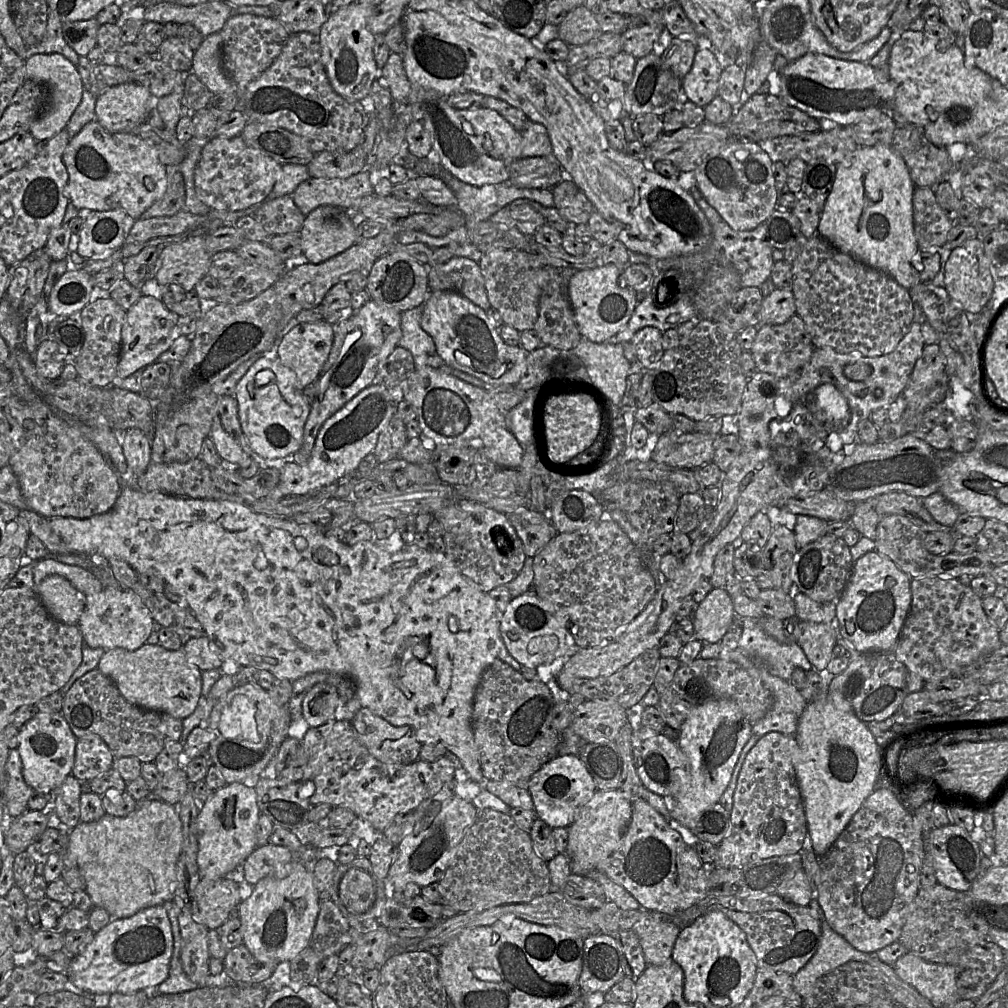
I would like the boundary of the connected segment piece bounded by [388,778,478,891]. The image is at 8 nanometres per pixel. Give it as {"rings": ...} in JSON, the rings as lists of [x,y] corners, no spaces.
{"rings":[[[454,778],[433,797],[424,800],[413,812],[413,828],[397,846],[396,858],[388,879],[402,891],[408,883],[423,887],[439,882],[454,858],[467,830],[475,823],[478,810],[454,791]]]}

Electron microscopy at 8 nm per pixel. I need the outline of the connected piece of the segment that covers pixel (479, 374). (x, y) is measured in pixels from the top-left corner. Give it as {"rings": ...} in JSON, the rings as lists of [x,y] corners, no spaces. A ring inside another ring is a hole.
{"rings":[[[429,292],[423,304],[421,327],[433,338],[437,353],[447,365],[475,376],[487,385],[516,385],[526,372],[527,352],[520,345],[506,344],[485,310],[457,292]]]}

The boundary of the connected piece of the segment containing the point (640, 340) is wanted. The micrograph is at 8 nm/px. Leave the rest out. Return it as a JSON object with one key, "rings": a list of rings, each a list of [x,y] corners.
{"rings":[[[647,326],[638,330],[631,339],[638,361],[646,370],[653,370],[664,355],[663,332],[656,327]]]}

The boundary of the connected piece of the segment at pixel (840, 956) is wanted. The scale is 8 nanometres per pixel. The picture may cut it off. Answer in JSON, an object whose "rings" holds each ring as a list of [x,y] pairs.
{"rings":[[[824,914],[820,917],[823,929],[819,946],[808,963],[793,977],[794,991],[802,998],[809,995],[819,979],[837,967],[850,961],[867,963],[874,956],[873,953],[856,950],[829,926]]]}

